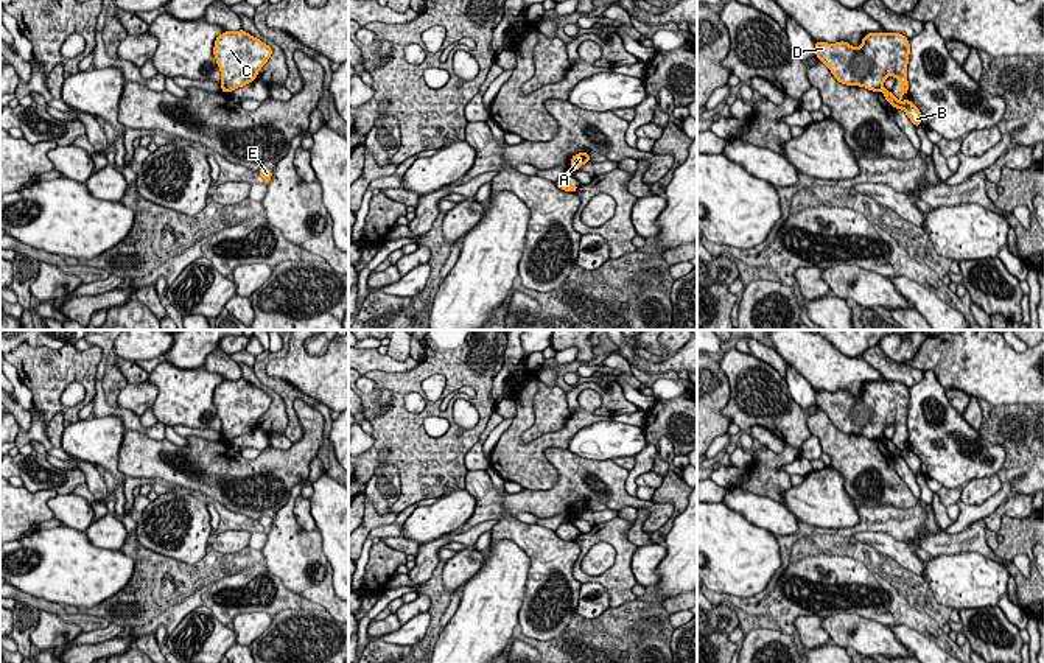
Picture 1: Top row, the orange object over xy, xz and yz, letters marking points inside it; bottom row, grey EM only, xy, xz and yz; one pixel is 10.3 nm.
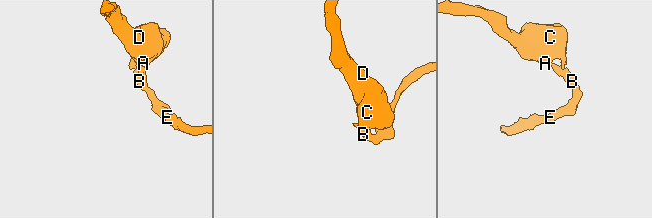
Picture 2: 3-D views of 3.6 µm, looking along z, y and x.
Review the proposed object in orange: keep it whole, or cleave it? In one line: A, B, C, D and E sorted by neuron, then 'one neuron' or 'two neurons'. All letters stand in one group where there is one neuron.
A C D / B E; two neurons

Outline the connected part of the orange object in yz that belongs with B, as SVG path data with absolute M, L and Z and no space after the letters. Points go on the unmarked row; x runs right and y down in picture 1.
M884 437L882 442L895 458L902 458L906 461L913 475L921 475L921 461L910 448L899 451L890 439Z

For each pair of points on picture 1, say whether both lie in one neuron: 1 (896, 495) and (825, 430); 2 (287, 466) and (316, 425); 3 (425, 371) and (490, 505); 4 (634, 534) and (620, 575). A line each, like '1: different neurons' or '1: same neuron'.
1: same neuron
2: same neuron
3: different neurons
4: different neurons

